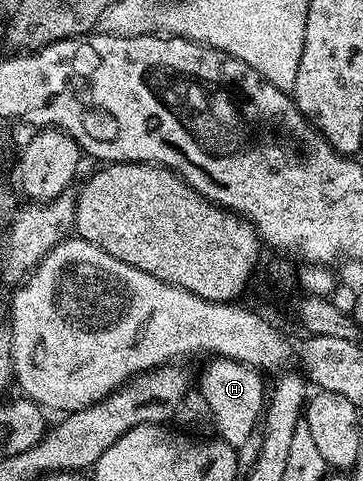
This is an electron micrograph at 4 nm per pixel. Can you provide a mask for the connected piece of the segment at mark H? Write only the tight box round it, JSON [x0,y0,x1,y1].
[199,356,267,447]

